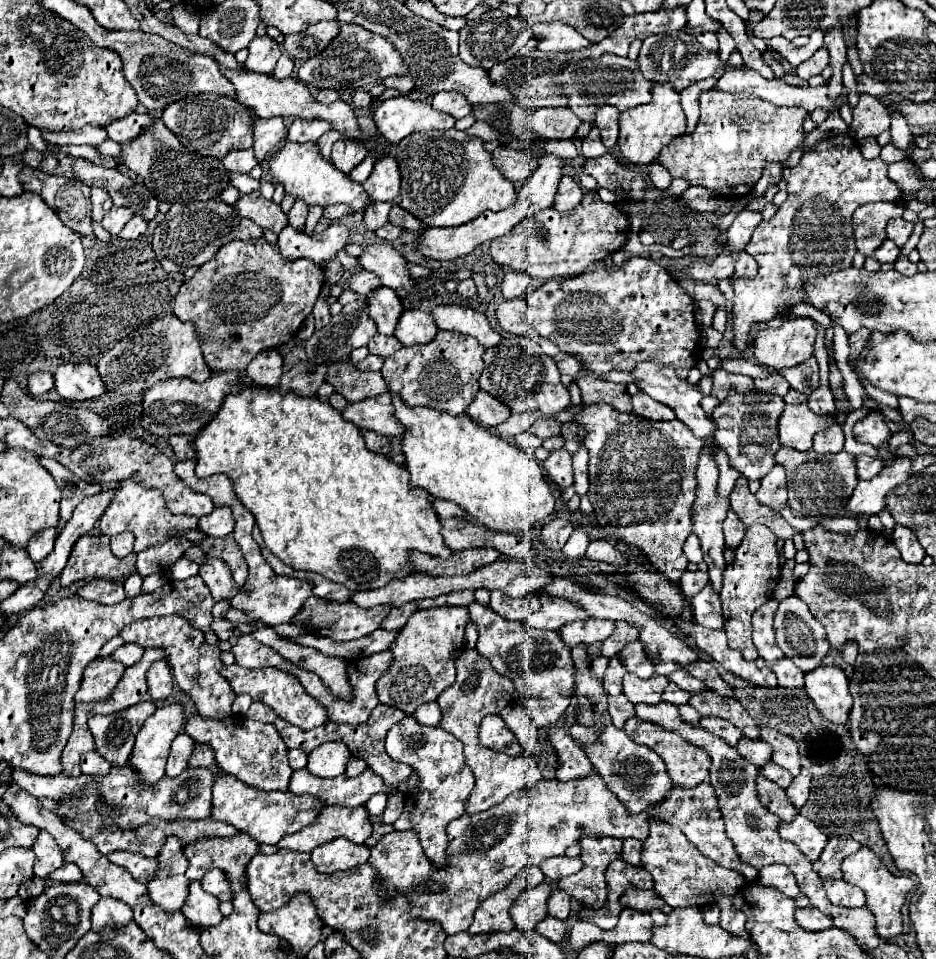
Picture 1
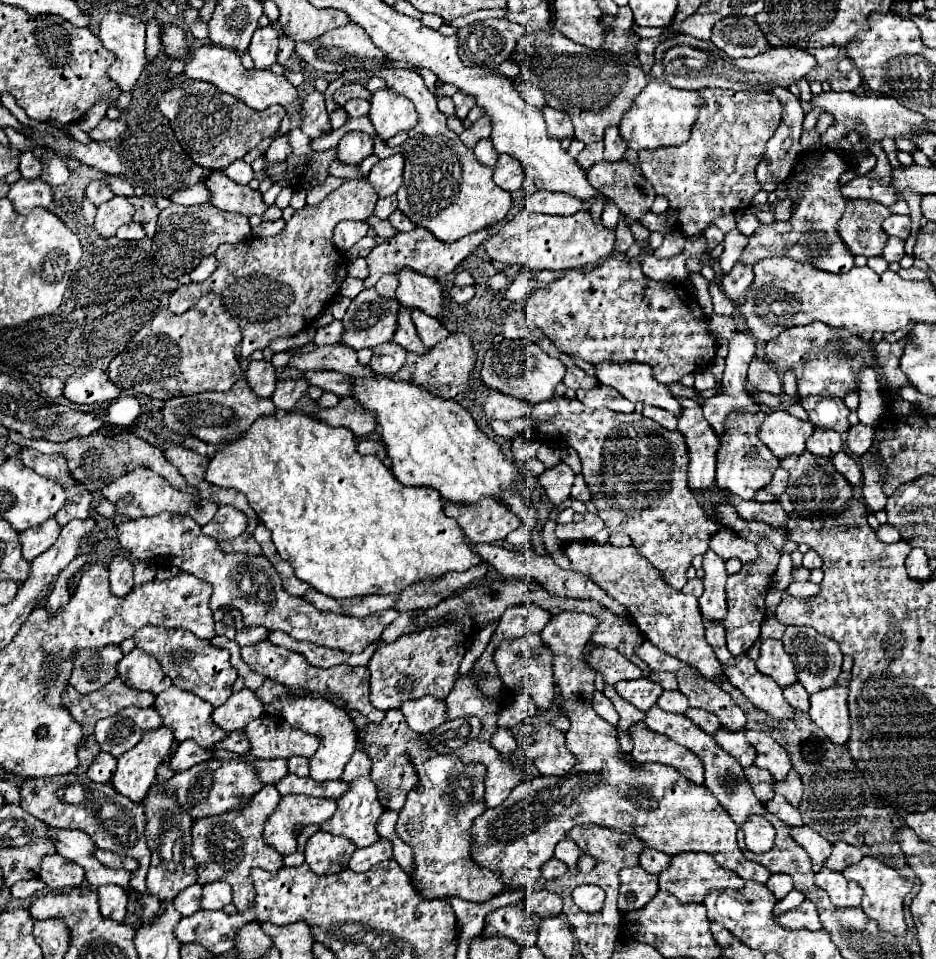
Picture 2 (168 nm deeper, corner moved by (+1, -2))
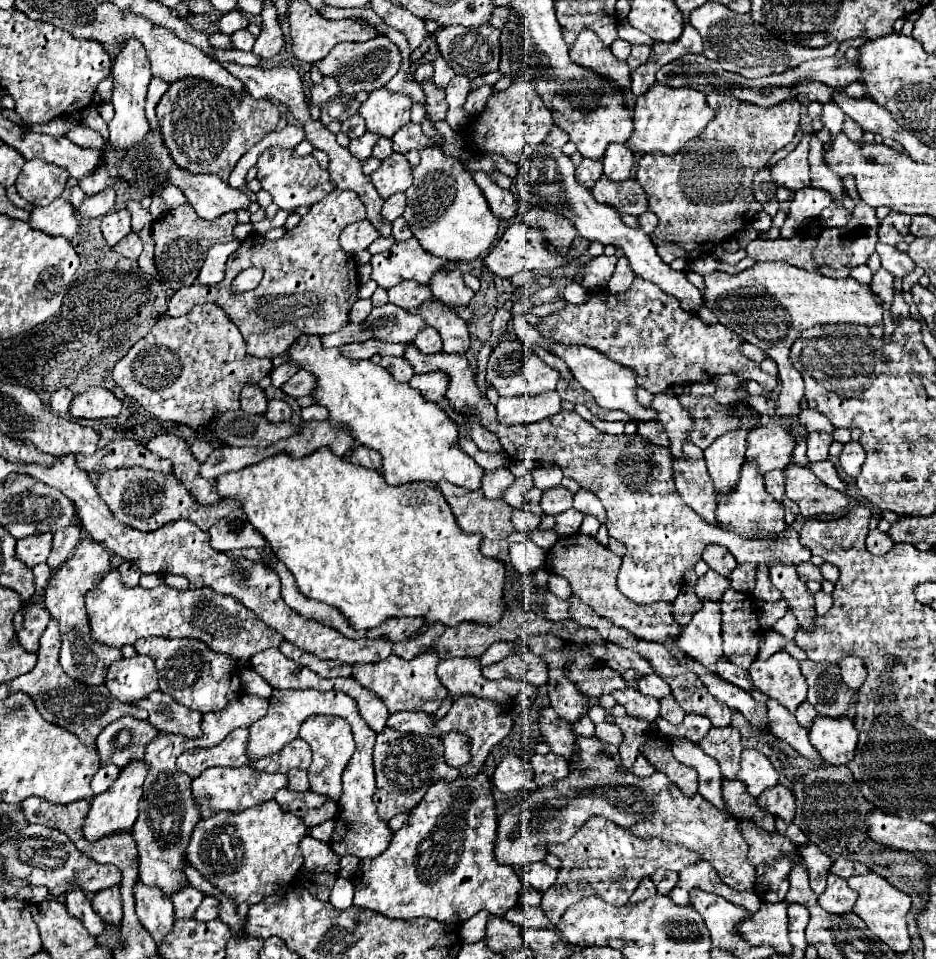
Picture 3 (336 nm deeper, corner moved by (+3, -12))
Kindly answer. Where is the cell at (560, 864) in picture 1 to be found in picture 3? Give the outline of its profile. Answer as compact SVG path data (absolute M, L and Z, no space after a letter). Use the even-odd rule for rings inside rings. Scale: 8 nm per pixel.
M536 862L530 864L526 868L522 868L524 878L530 882L530 886L538 892L544 892L554 885L554 880L557 879L558 870L548 866L546 862Z

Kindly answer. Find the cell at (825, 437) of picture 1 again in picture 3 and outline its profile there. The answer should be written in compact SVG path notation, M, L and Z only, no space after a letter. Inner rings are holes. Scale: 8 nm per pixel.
M810 432L808 434L808 460L810 462L822 462L828 458L828 450L832 444L832 436L824 432Z

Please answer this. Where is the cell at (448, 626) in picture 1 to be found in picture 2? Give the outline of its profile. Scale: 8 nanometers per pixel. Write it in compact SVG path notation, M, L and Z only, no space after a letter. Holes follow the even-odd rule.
M460 624L428 628L418 634L408 634L392 644L378 644L374 656L368 662L370 670L370 702L374 708L392 710L404 700L416 700L422 696L448 698L456 678L458 666L468 648L466 636Z

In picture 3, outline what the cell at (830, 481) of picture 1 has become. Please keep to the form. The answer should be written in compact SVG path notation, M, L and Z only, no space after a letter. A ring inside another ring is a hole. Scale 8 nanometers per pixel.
M788 464L784 468L786 476L786 496L800 506L800 514L810 518L810 516L820 516L820 514L836 514L842 512L848 506L848 496L844 492L826 488L810 466L800 466L800 464Z

